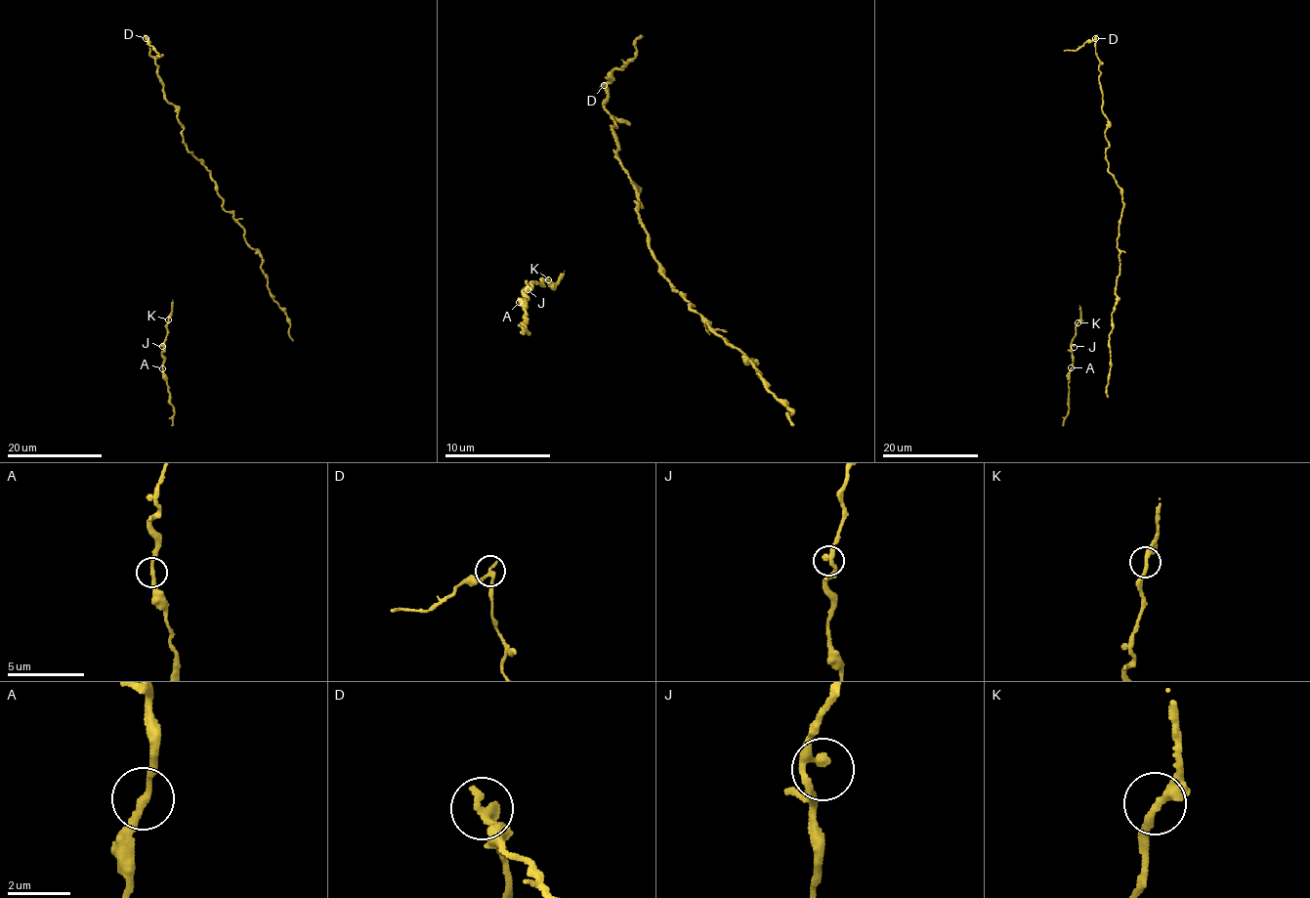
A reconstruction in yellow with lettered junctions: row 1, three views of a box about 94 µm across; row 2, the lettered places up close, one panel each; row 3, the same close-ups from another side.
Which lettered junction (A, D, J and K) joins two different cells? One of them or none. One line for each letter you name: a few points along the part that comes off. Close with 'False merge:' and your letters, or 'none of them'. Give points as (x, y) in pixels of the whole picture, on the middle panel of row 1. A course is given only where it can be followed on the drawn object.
D: Course of the part to remove: (603, 85), (631, 58), (642, 35)
False merge: D

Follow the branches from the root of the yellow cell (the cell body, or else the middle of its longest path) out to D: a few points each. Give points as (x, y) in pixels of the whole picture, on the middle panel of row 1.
D: (704, 320), (686, 293), (672, 290), (648, 242), (635, 183), (617, 158), (603, 85)

